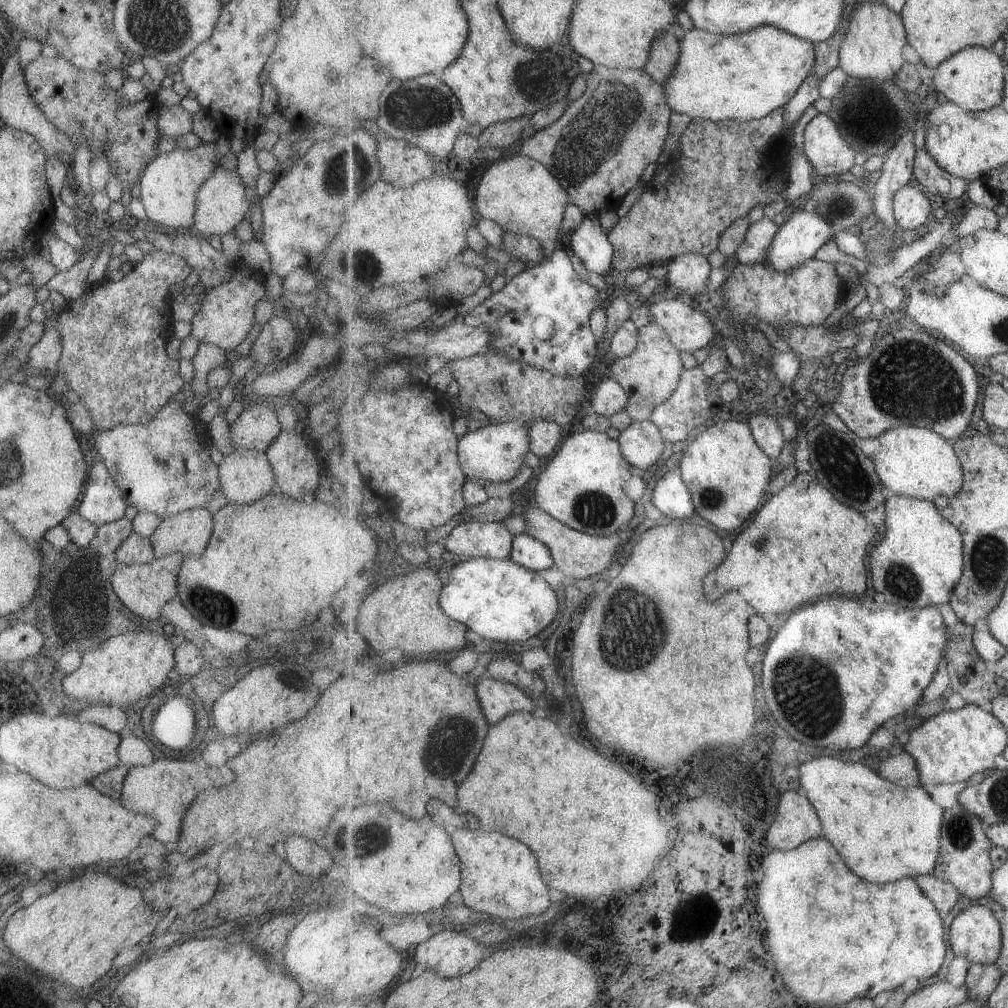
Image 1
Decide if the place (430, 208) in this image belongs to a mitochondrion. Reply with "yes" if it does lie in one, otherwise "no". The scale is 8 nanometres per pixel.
no

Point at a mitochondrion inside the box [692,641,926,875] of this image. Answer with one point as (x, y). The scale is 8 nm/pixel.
(806, 691)

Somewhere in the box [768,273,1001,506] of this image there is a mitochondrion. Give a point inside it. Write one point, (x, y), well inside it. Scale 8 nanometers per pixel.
(913, 380)

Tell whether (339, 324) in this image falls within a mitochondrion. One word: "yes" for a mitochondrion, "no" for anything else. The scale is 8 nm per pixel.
no

